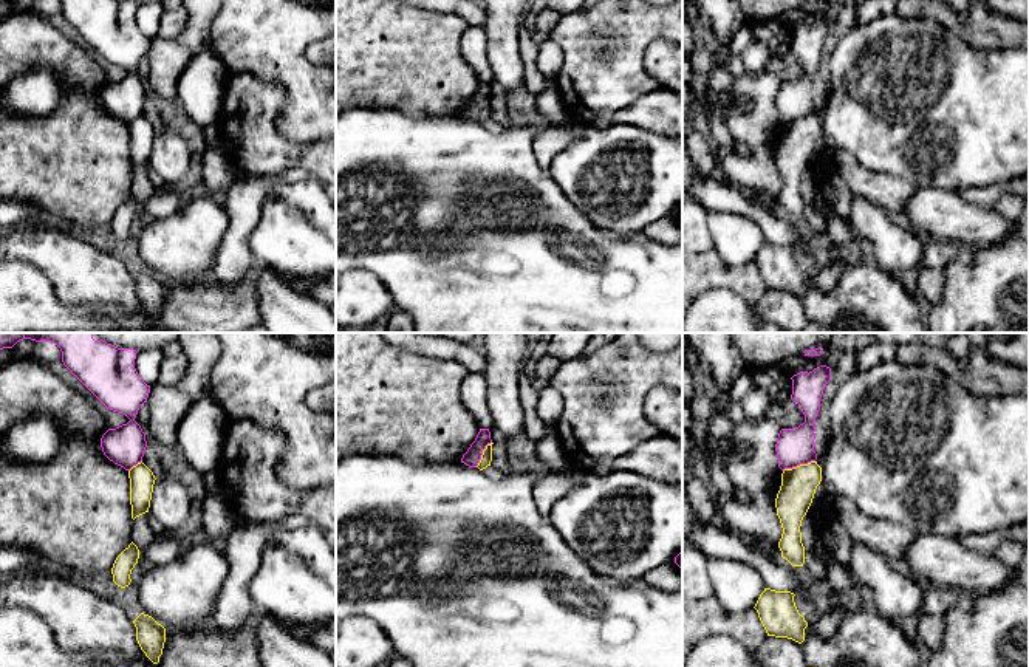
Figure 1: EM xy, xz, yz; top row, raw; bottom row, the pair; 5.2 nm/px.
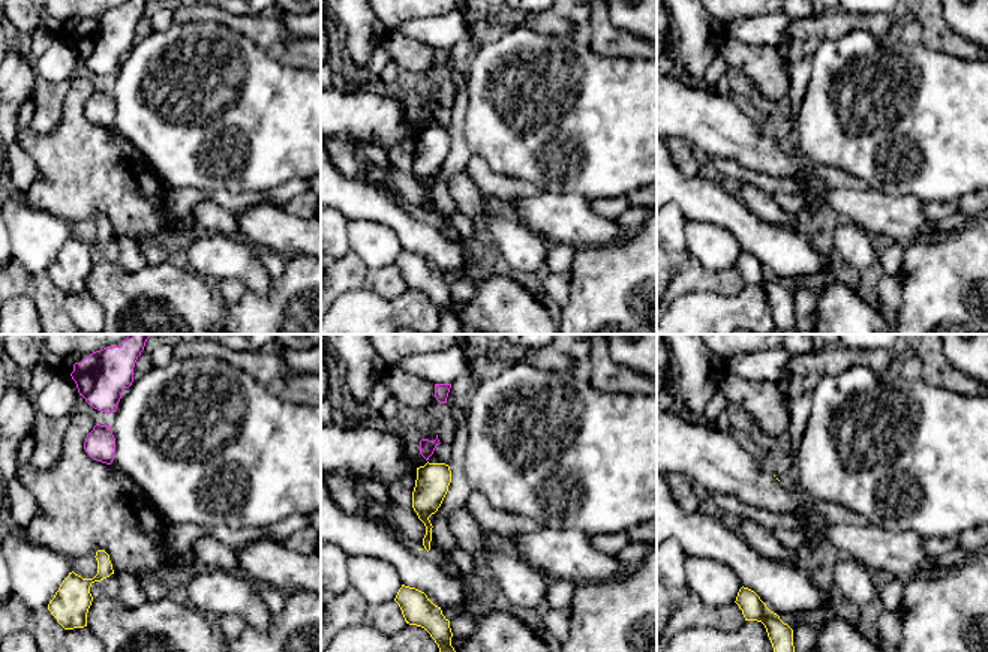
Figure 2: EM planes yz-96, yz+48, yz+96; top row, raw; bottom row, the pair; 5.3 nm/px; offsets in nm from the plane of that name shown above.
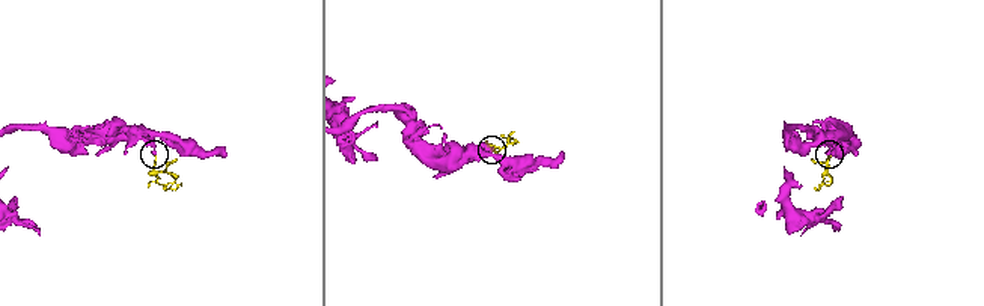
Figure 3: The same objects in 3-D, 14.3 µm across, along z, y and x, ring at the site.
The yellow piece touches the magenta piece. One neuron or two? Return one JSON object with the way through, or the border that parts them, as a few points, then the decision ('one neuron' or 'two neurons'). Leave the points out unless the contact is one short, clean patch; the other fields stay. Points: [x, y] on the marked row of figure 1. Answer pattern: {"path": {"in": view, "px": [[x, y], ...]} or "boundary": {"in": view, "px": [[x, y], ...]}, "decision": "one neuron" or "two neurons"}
{"boundary": {"in": "yz", "px": [[814, 460], [783, 471]]}, "decision": "two neurons"}

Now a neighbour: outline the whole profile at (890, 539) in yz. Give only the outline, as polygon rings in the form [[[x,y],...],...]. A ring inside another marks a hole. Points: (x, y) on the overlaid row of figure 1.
[[[837,497],[832,508],[853,543],[862,543],[880,552],[897,568],[905,566],[904,559],[916,532],[901,523],[870,517],[845,497]]]

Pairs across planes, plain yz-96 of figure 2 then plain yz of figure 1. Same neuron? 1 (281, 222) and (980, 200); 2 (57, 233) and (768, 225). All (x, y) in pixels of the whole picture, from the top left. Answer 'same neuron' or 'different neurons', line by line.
1: different neurons
2: different neurons

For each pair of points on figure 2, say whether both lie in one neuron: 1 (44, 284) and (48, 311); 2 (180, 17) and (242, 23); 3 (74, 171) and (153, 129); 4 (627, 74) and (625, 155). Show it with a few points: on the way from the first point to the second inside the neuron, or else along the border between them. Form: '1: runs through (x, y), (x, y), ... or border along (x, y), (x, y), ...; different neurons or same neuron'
1: runs through (44, 290), (48, 305); same neuron
2: runs through (195, 15), (219, 15), (227, 18); same neuron
3: border along (111, 128), (152, 168); different neurons
4: runs through (627, 93), (625, 135); same neuron

